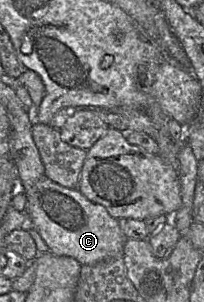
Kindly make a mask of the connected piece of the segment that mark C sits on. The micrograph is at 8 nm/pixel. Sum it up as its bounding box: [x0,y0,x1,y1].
[24,176,128,265]

